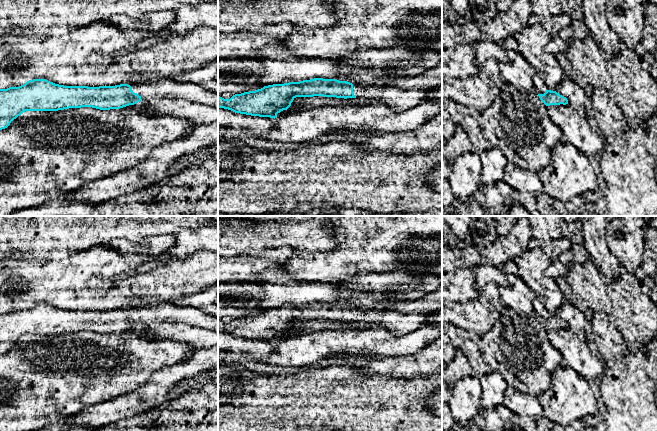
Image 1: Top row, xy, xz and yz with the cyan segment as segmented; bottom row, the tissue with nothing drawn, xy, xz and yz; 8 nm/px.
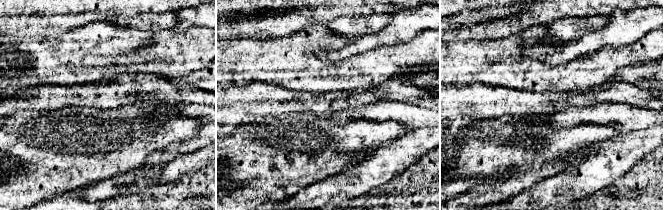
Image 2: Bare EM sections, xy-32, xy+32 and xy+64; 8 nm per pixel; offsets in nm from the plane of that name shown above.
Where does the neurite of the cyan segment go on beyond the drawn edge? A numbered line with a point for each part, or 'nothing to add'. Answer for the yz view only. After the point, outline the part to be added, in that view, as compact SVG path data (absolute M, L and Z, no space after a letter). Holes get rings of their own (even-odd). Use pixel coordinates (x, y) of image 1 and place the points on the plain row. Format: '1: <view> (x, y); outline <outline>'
1: yz (540, 311); outline M537 297L533 303L534 314L537 318L544 318L546 314L549 312L546 310L543 299L541 297Z

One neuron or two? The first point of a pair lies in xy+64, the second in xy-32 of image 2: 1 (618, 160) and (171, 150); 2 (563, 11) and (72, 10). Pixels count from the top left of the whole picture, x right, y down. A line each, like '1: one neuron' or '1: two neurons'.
1: one neuron
2: one neuron

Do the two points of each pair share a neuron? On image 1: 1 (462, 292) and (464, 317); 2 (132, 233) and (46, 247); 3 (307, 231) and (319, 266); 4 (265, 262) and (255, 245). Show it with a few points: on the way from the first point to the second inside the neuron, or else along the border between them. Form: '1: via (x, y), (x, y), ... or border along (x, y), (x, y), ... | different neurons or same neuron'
1: border along (479, 288), (478, 294), (472, 299), (452, 302) | different neurons
2: via (111, 230), (67, 230) | same neuron
3: border along (337, 245), (331, 251), (300, 252) | different neurons
4: border along (283, 247), (237, 255) | different neurons

